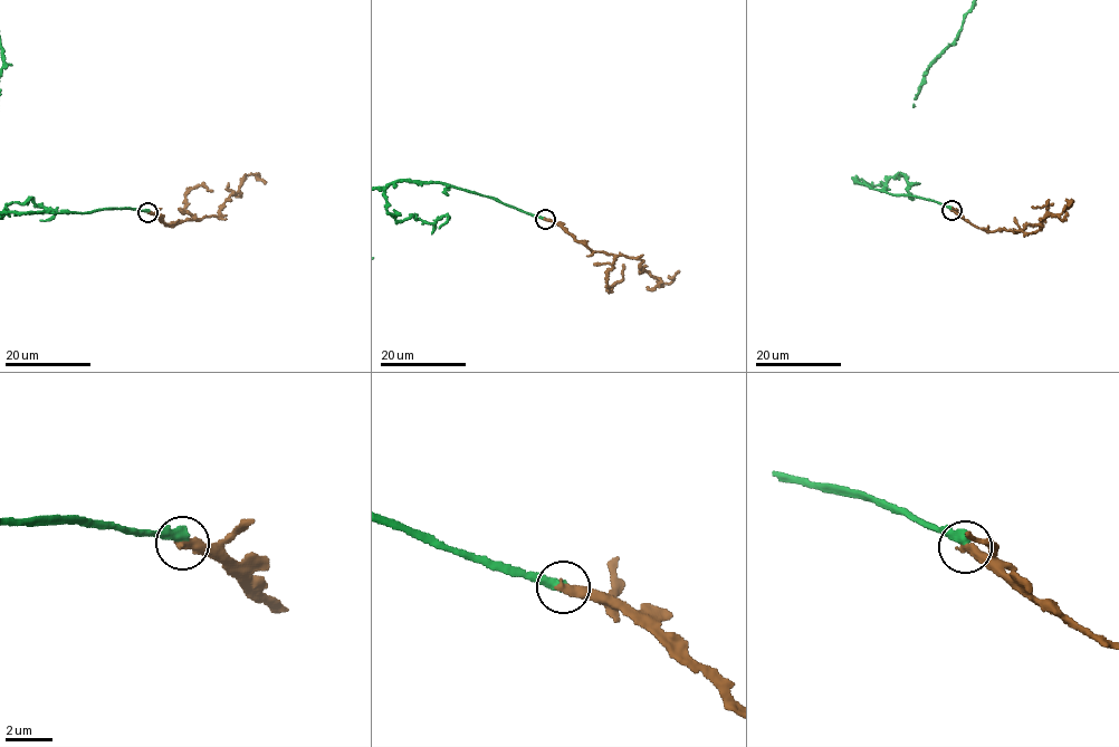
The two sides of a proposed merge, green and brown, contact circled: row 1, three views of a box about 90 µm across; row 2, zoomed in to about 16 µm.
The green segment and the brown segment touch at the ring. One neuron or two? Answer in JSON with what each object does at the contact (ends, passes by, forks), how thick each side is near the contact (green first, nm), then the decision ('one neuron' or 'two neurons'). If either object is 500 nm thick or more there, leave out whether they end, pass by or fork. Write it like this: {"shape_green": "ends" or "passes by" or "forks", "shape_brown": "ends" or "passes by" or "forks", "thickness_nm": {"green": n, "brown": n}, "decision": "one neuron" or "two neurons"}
{"shape_green": "ends", "shape_brown": "ends", "thickness_nm": {"green": 480, "brown": 440}, "decision": "two neurons"}

